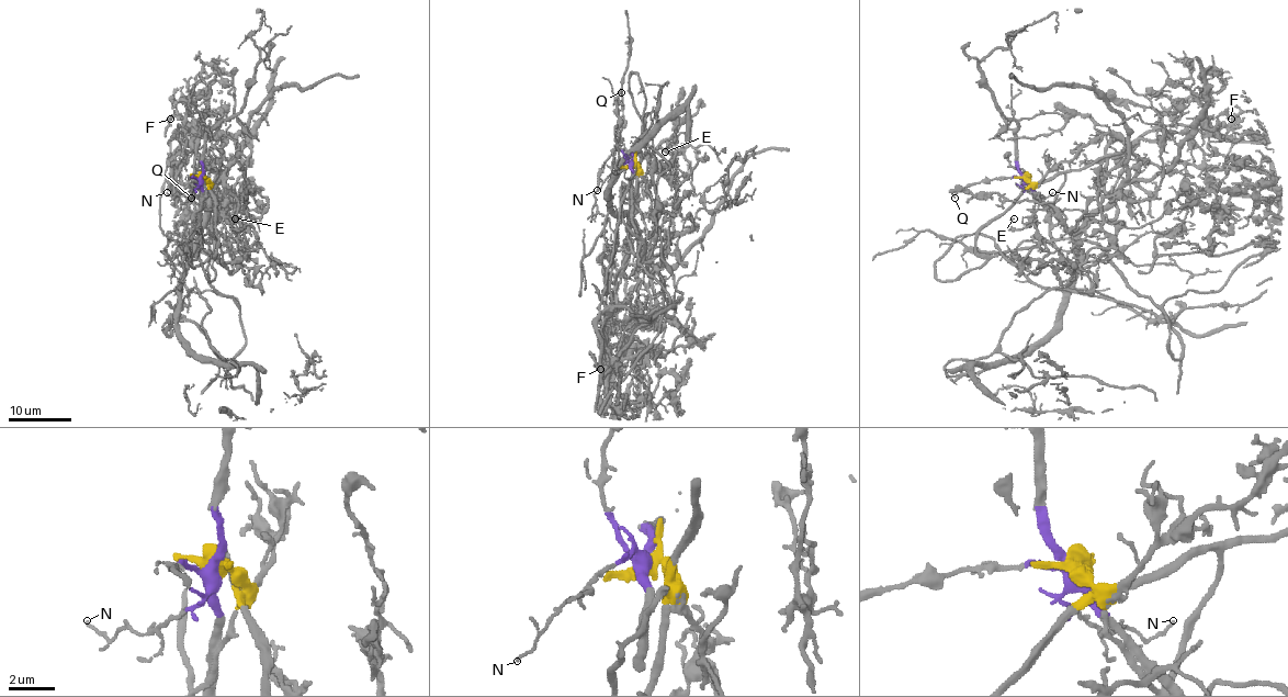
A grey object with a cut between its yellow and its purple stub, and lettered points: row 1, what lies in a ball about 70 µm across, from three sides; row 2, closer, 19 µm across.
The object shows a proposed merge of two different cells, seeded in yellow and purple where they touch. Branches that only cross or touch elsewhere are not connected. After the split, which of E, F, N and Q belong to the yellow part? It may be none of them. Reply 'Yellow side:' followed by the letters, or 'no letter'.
Yellow side: E, F

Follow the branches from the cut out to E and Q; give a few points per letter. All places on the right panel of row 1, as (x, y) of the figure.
E: (1025, 176), (980, 232), (985, 261), (937, 277), (974, 233), (1023, 266), (1042, 258), (1014, 218)
Q: (1025, 176), (994, 178), (957, 189), (952, 193), (955, 198)

